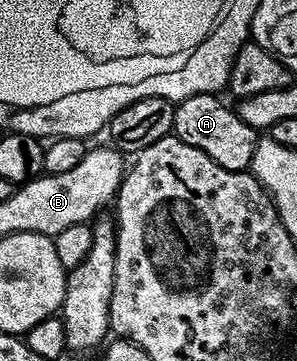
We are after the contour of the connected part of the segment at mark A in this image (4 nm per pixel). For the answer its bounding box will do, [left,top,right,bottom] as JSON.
[172,92,258,172]

